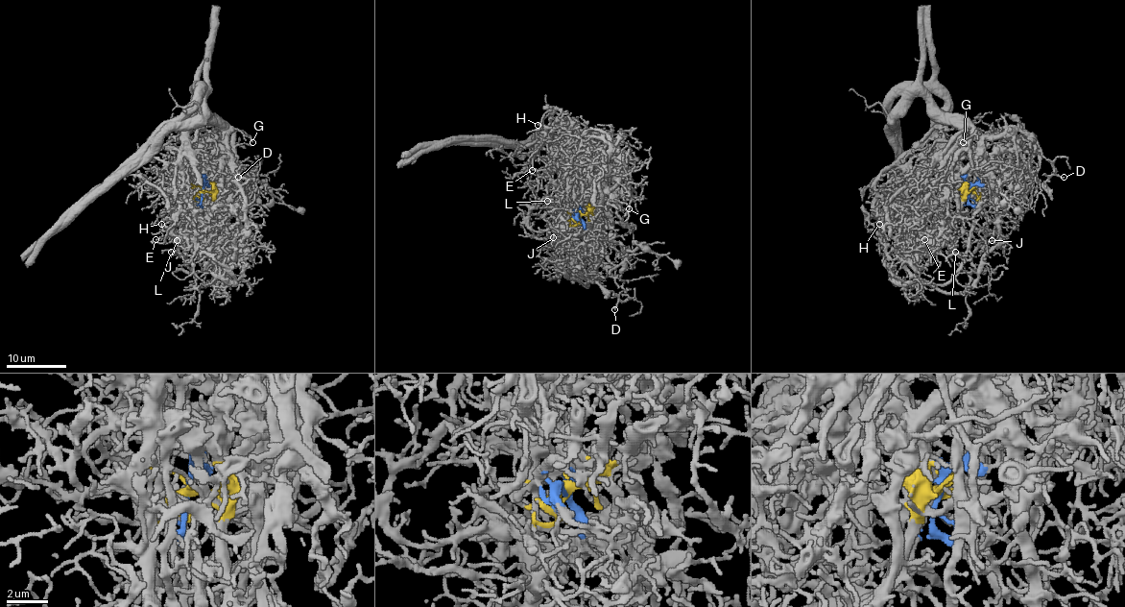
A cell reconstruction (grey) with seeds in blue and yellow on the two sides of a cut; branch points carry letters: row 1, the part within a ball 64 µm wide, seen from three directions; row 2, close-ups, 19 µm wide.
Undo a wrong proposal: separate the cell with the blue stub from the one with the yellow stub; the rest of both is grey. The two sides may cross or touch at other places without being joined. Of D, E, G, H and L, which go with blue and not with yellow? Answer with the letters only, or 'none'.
E, H, L

